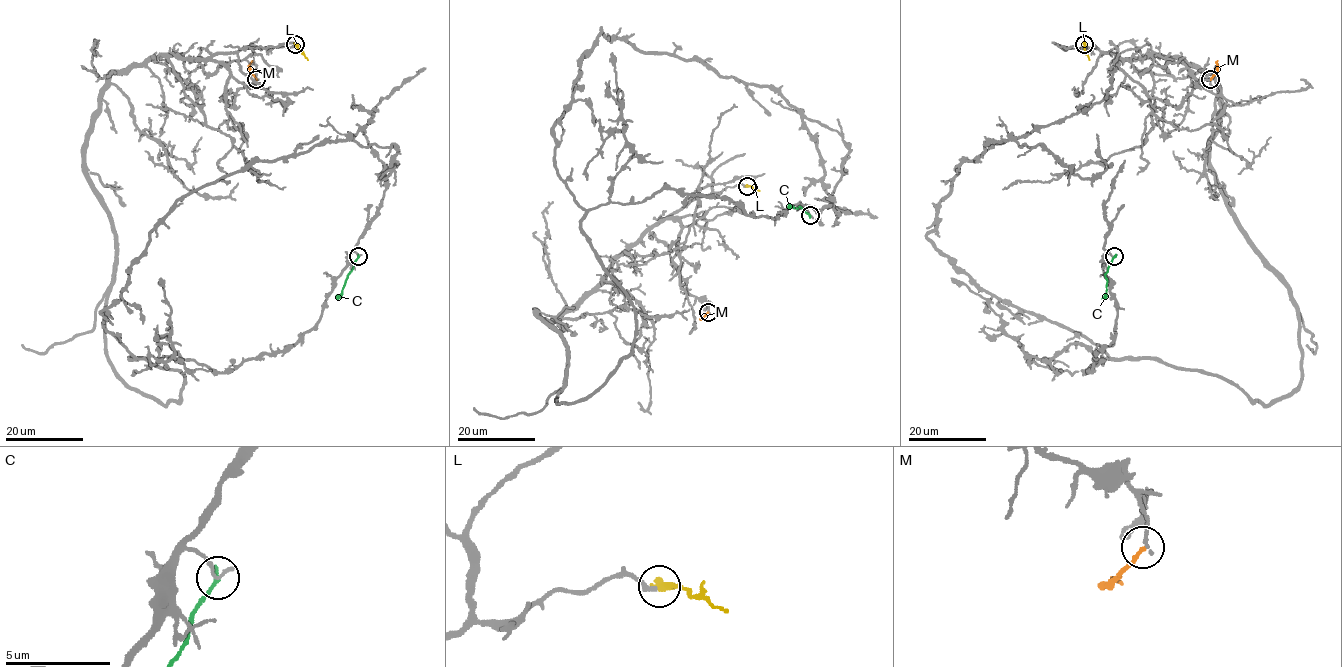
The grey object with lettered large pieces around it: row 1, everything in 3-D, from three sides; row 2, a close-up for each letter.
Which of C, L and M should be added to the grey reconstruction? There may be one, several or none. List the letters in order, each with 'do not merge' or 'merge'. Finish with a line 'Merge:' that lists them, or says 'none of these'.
C: do not merge
L: do not merge
M: do not merge
Merge: none of these

